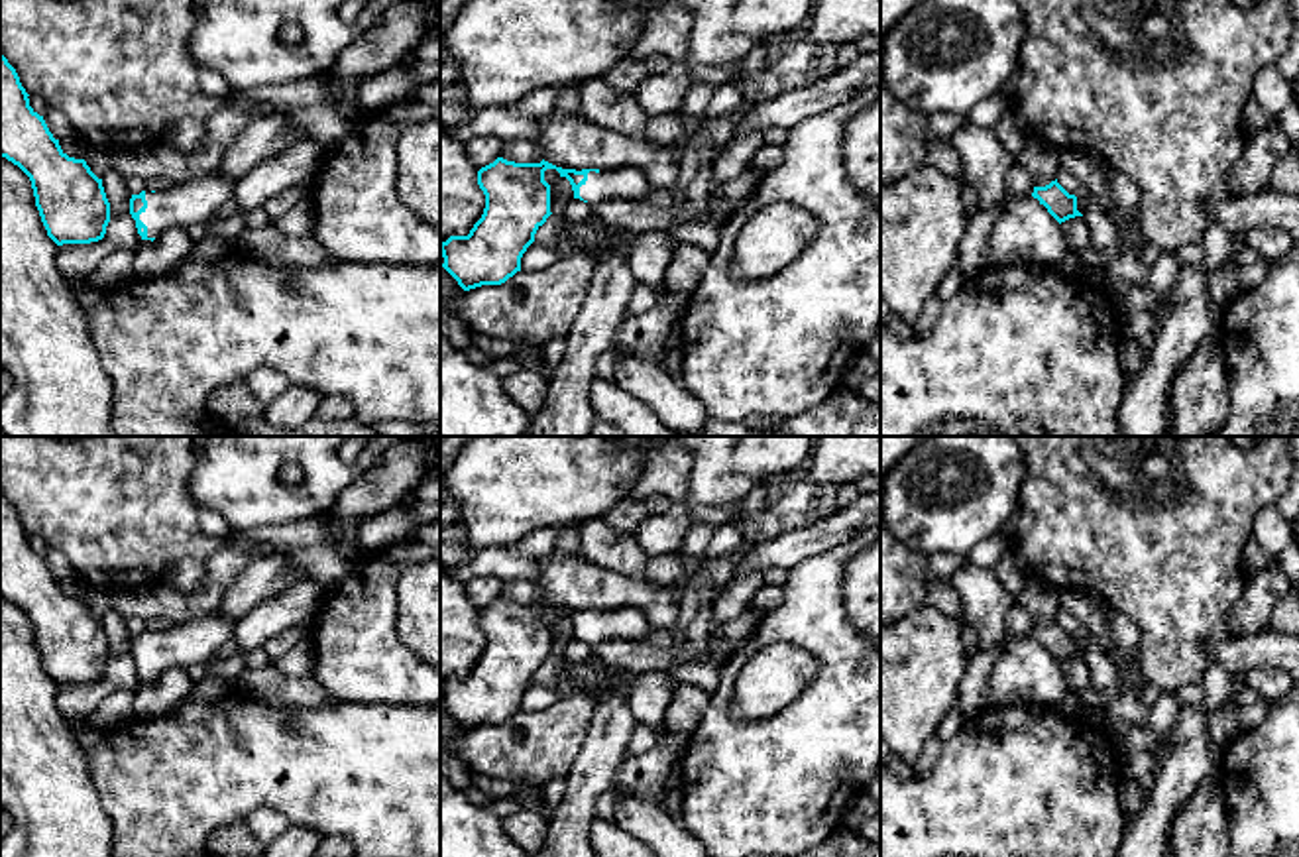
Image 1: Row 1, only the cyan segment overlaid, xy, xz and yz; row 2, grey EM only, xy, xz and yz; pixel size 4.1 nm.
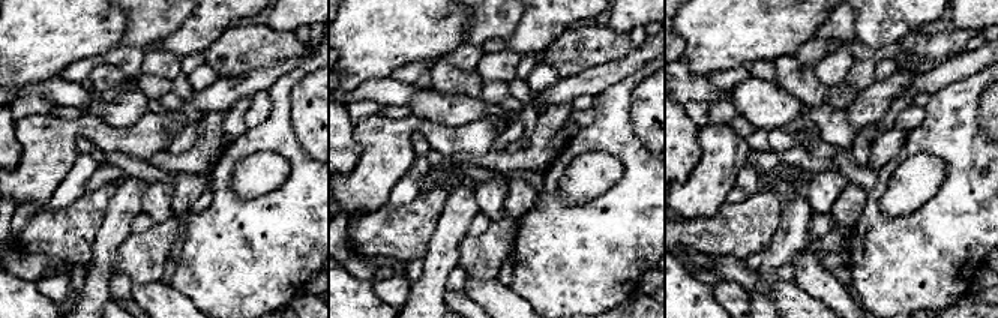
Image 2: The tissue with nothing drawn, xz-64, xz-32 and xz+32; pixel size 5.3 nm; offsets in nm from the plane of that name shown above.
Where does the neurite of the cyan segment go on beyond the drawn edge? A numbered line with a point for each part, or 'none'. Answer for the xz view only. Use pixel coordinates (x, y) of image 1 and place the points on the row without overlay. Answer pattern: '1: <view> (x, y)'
1: xz (631, 624)

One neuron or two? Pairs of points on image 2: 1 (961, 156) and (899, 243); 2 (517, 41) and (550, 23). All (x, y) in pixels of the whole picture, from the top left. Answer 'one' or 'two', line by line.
1: one
2: one

